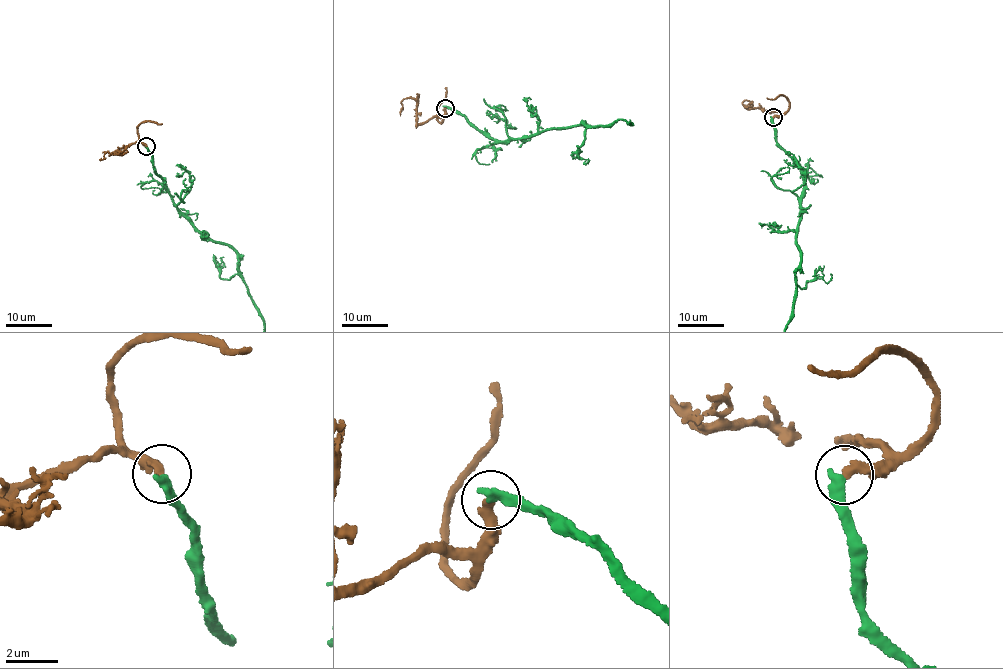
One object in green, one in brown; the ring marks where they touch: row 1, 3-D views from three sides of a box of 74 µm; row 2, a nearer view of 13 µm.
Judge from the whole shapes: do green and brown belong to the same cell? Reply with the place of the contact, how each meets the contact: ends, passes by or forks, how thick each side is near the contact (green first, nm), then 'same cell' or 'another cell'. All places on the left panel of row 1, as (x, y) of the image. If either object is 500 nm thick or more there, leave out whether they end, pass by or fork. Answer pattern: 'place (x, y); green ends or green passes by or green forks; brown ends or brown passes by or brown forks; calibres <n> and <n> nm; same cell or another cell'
place (146, 146); green ends; brown ends; calibres 400 and 360 nm; same cell

